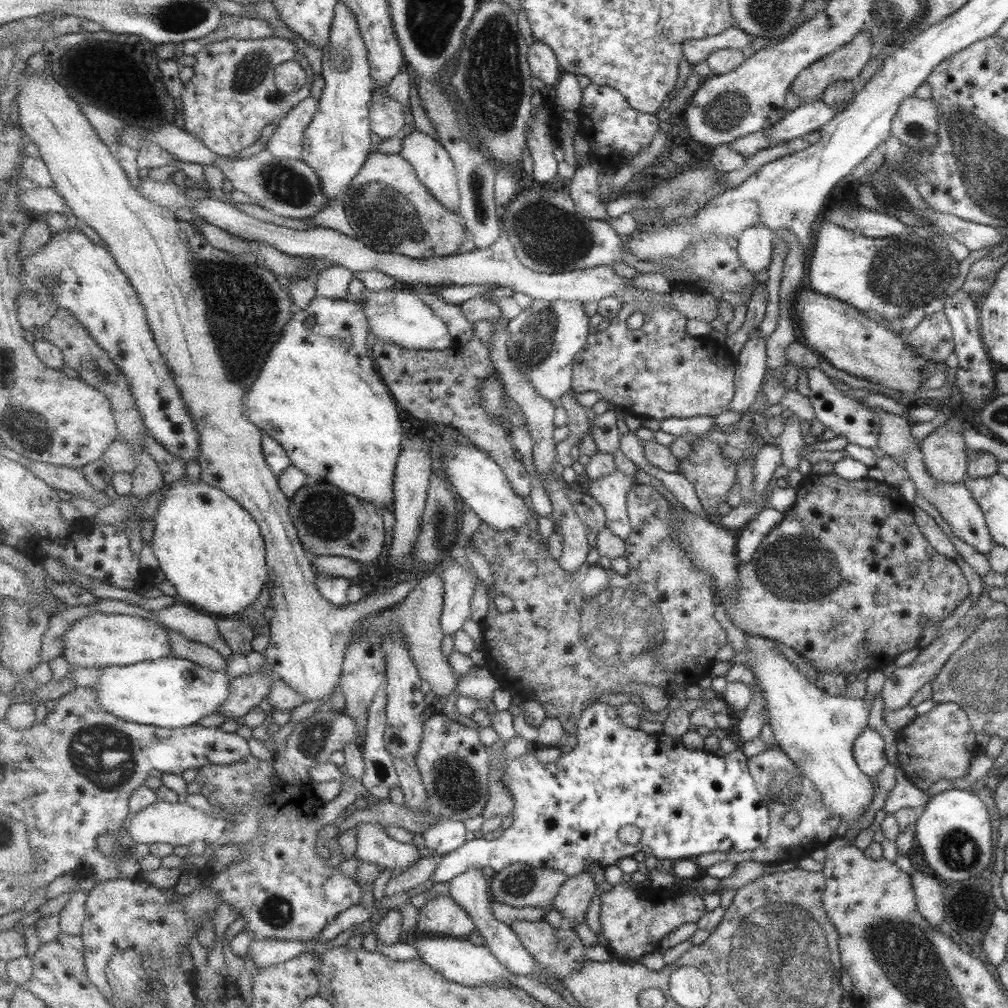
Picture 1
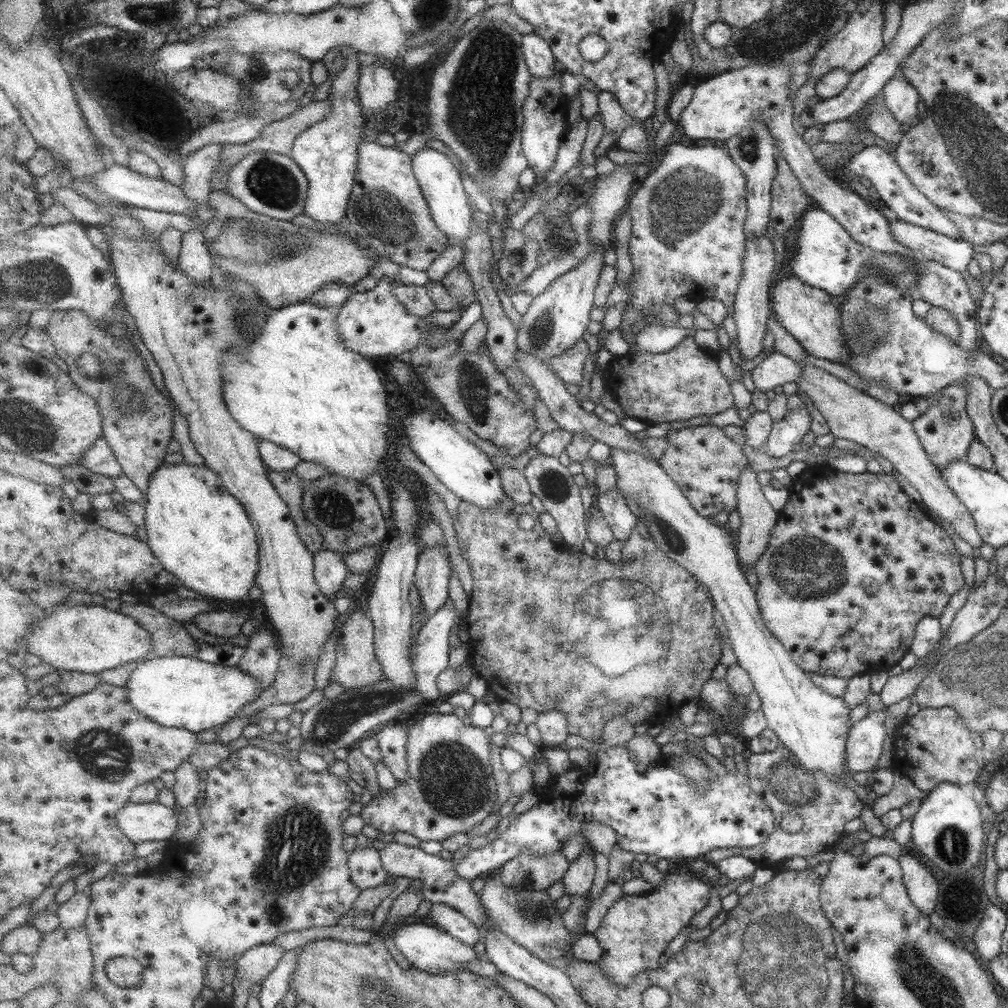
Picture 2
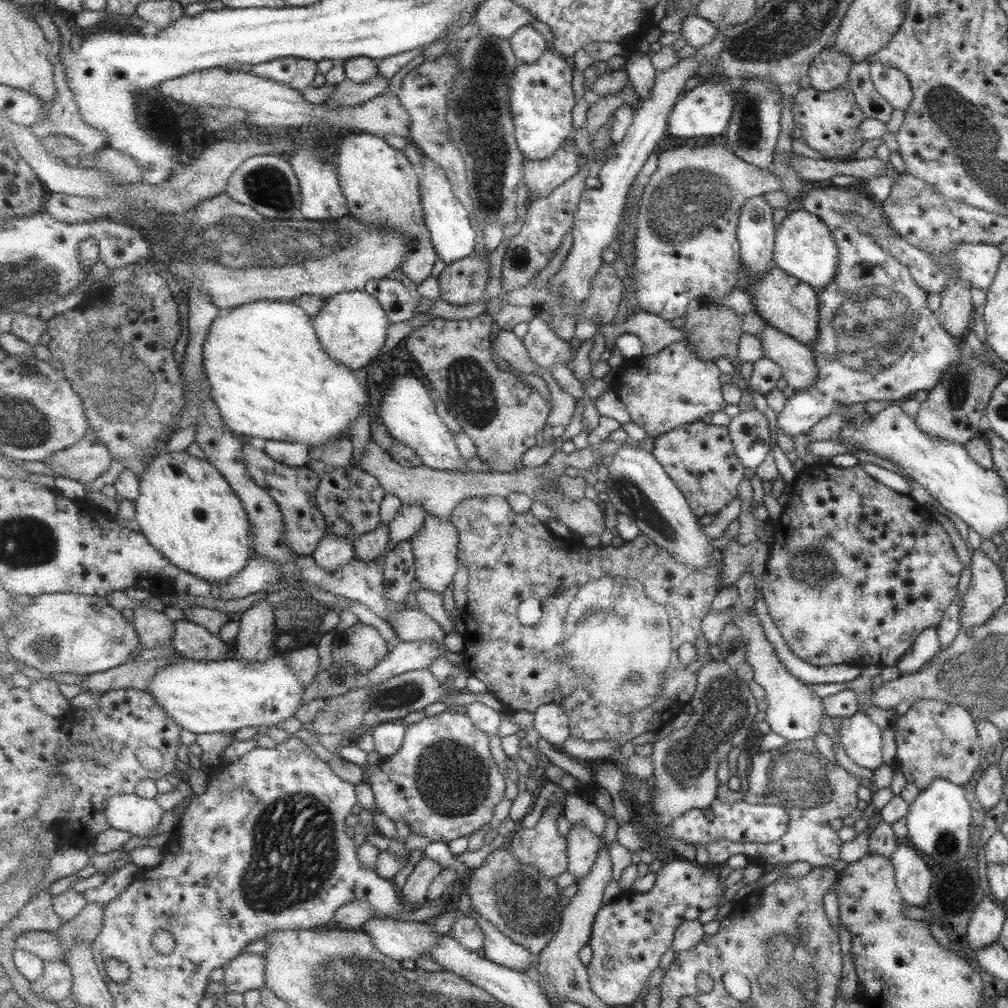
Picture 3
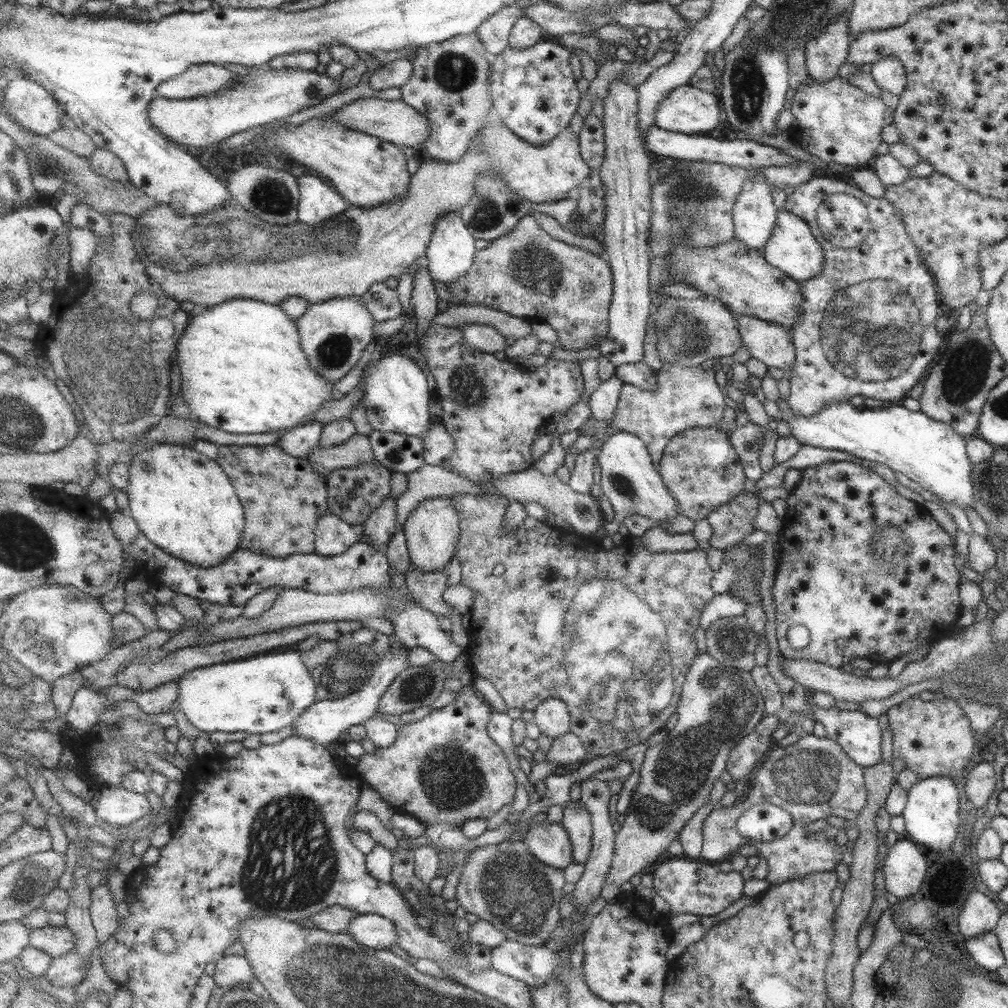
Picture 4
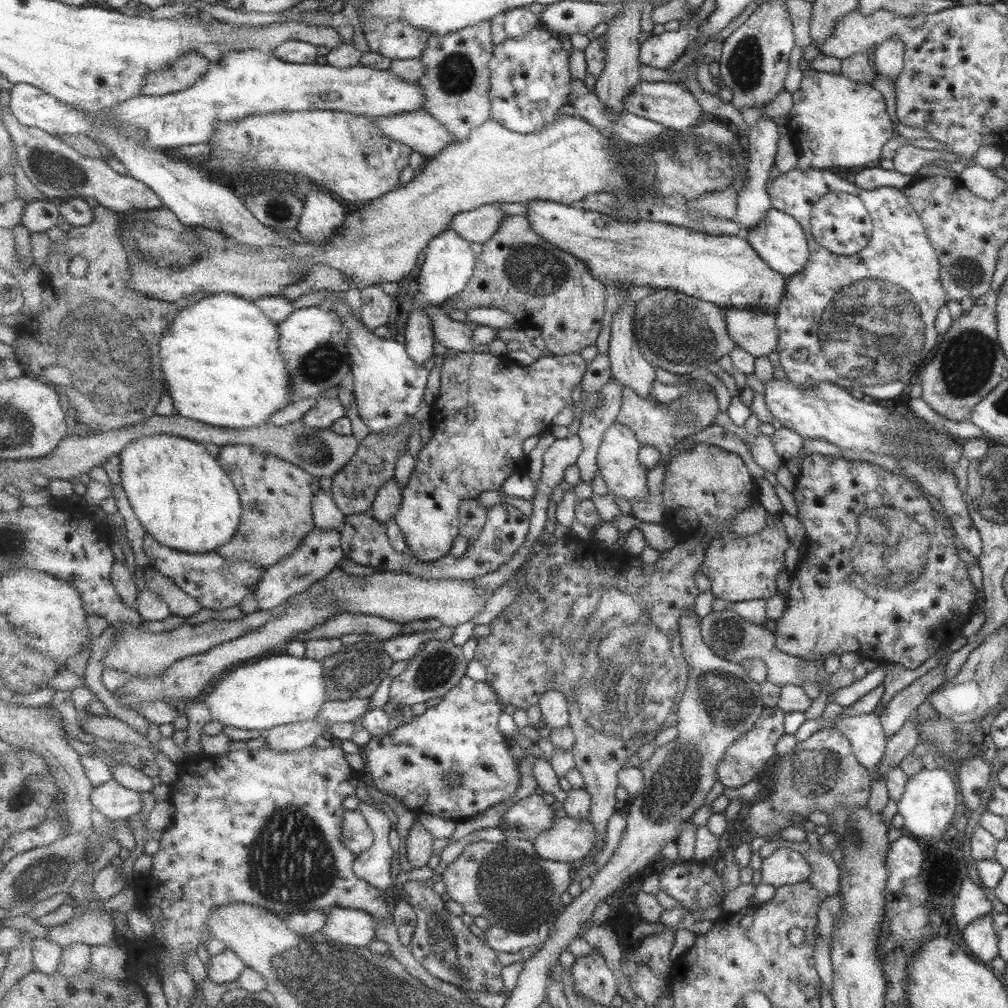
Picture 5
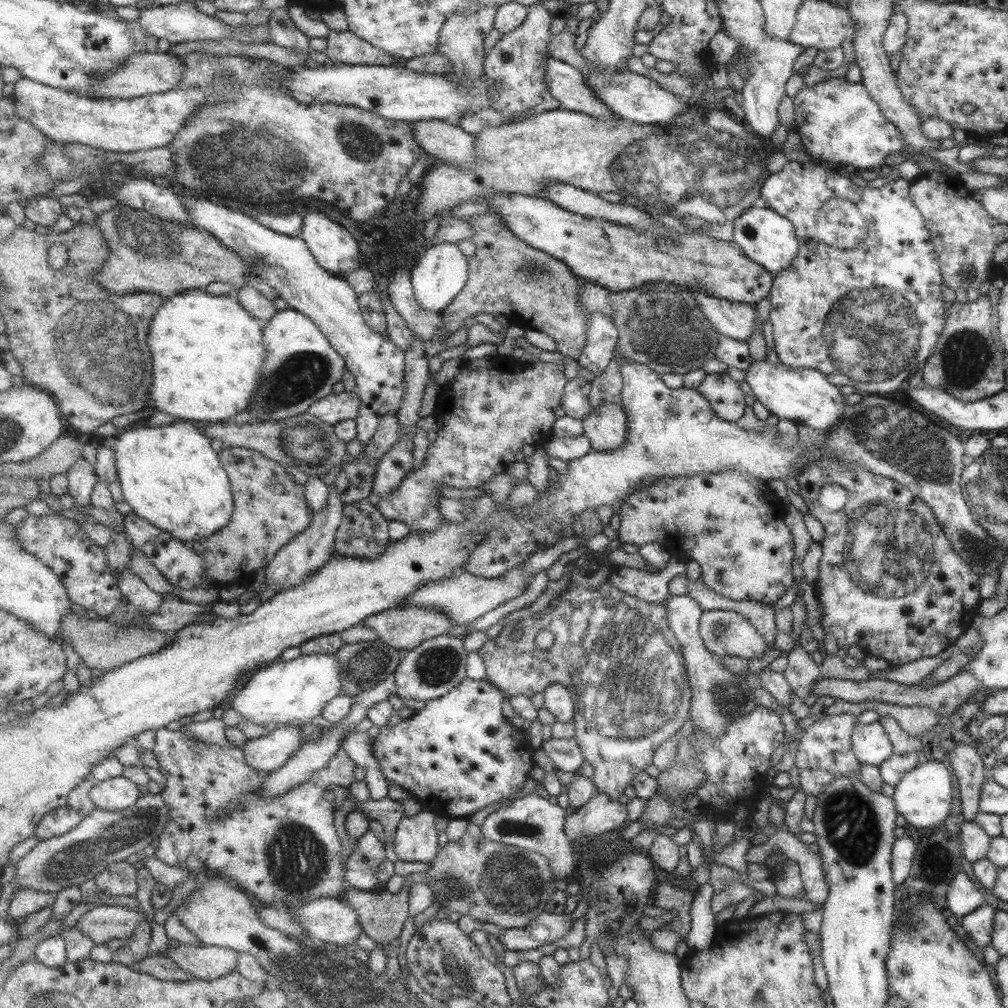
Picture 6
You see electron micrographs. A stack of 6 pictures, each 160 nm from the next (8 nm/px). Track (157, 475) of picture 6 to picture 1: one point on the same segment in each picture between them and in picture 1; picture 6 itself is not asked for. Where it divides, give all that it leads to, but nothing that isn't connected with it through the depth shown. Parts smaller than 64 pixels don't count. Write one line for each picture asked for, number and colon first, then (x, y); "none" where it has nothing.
1: (209, 546)
2: (198, 530)
3: (187, 509)
4: (184, 502)
5: (180, 493)

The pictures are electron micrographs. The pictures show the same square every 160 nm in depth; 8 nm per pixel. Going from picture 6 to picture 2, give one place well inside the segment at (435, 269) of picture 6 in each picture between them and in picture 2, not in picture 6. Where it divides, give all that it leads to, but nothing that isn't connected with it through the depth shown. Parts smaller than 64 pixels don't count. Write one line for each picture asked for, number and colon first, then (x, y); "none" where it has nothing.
2: (441, 182)
3: (454, 236)
4: (452, 253)
5: (449, 264)

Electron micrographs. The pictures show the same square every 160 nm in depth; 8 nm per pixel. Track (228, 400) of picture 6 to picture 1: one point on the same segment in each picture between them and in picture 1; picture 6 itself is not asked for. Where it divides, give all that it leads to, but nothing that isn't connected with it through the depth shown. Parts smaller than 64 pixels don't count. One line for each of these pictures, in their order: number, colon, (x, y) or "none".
1: (319, 395)
2: (316, 398)
3: (272, 379)
4: (244, 370)
5: (239, 337)

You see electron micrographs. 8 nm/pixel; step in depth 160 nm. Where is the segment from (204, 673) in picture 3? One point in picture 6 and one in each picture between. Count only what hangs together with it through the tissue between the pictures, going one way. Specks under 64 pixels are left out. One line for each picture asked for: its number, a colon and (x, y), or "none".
4: (267, 693)
5: (281, 689)
6: (299, 689)

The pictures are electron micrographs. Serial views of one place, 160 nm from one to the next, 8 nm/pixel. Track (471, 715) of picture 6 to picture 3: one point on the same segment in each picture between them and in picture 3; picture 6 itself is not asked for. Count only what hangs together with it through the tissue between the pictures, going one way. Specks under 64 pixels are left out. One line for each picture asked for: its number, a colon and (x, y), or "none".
3: (444, 783)
4: (445, 768)
5: (452, 761)

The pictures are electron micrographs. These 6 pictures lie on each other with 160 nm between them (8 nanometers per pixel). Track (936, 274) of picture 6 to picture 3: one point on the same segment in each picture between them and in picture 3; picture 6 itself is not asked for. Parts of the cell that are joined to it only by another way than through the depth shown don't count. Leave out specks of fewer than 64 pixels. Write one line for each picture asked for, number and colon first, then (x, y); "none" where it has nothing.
3: (879, 340)
4: (868, 326)
5: (868, 320)

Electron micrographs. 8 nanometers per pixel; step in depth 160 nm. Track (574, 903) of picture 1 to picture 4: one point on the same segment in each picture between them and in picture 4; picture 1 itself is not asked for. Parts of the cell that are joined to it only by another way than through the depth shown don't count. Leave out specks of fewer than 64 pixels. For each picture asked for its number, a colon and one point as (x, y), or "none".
2: (579, 880)
3: (584, 846)
4: (578, 822)

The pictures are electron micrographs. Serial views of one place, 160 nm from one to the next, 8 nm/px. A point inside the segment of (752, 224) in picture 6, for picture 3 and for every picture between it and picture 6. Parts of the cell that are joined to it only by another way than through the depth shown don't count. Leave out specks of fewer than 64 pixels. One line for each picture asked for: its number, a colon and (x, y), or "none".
3: (803, 247)
4: (791, 247)
5: (778, 239)

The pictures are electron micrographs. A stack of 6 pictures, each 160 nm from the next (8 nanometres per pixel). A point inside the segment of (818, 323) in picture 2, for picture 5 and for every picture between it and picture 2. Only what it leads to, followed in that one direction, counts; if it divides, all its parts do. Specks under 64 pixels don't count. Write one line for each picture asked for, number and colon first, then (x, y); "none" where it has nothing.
3: (788, 305)
4: (740, 277)
5: (725, 270)

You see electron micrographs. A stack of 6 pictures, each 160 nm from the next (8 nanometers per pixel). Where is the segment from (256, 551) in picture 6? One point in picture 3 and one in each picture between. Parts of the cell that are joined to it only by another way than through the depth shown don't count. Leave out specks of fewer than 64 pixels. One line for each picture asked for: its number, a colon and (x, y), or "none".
3: (295, 489)
4: (284, 498)
5: (277, 496)

